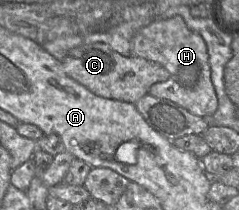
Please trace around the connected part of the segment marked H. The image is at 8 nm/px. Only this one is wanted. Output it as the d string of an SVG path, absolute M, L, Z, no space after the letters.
M180 16L155 21L138 30L132 39L132 55L162 65L170 74L164 82L153 84L148 93L185 108L193 115L210 118L218 108L211 80L209 55L204 39L191 31Z

